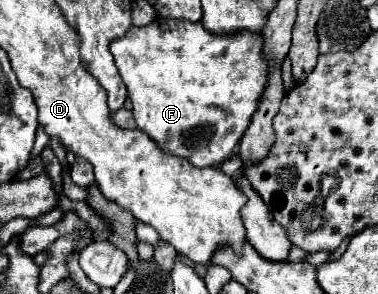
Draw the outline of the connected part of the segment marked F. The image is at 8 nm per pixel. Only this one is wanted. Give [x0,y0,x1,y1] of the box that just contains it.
[110,17,268,167]

